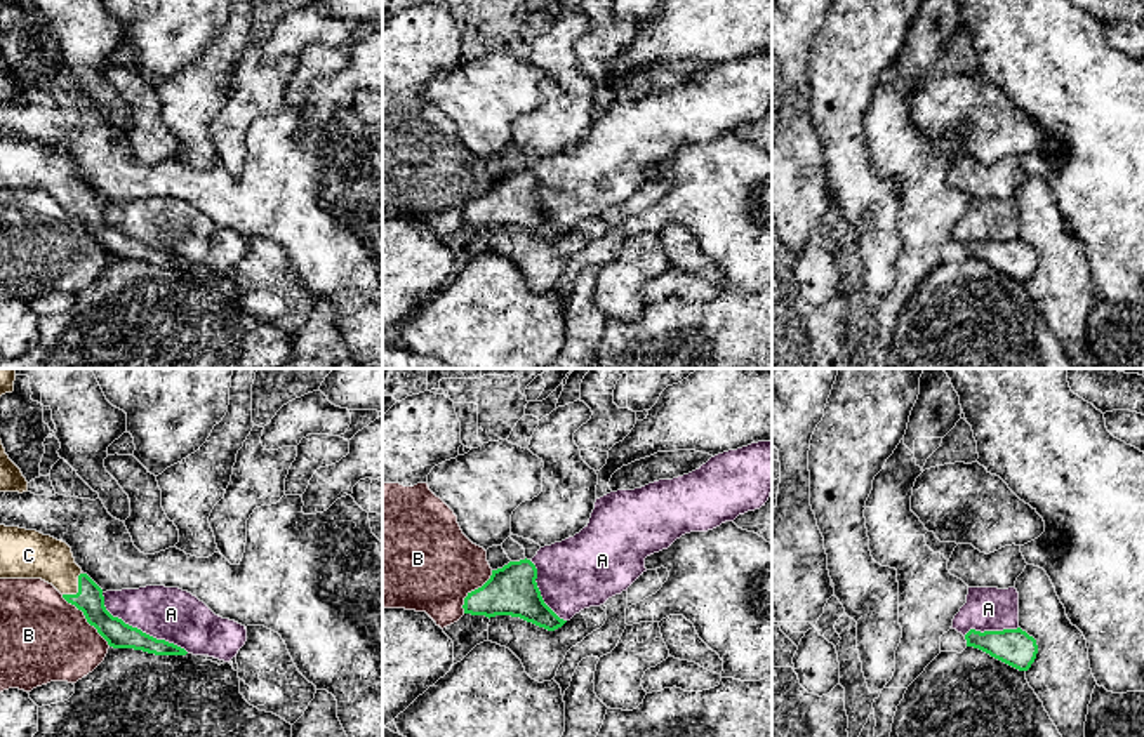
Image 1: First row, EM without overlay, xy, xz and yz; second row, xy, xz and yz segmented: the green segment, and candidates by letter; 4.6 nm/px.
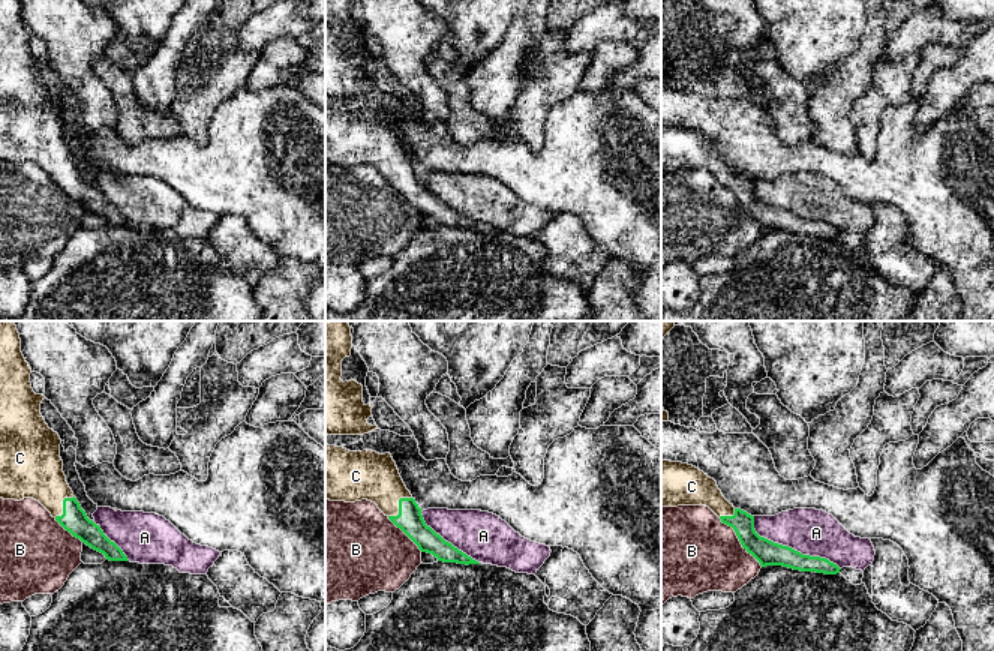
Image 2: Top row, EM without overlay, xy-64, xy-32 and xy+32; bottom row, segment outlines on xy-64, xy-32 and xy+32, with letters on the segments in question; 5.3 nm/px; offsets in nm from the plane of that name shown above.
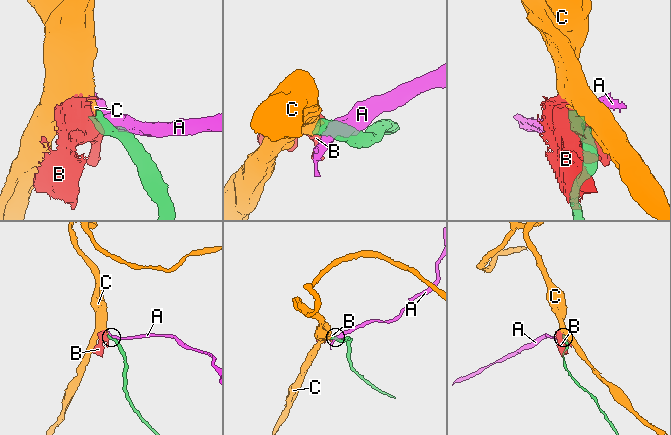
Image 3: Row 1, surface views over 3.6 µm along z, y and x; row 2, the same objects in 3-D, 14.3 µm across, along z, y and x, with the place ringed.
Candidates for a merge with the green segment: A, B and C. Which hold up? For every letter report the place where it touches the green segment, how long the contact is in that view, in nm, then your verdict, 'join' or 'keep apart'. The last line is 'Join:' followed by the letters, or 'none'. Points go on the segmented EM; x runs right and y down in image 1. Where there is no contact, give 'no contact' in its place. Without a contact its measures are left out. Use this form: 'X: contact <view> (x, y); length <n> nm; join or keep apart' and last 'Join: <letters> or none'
A: contact xy (139, 630); length 500 nm; keep apart
B: contact xy (86, 617); length 340 nm; keep apart
C: contact xy (79, 590); length 140 nm; join
Join: C

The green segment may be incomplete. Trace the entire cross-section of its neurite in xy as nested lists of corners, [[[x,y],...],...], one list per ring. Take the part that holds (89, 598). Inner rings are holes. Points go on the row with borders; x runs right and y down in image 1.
[[[0,525],[0,579],[42,579],[52,584],[113,648],[155,655],[188,654],[113,617],[104,607],[103,589],[75,563],[71,548],[50,535]]]

